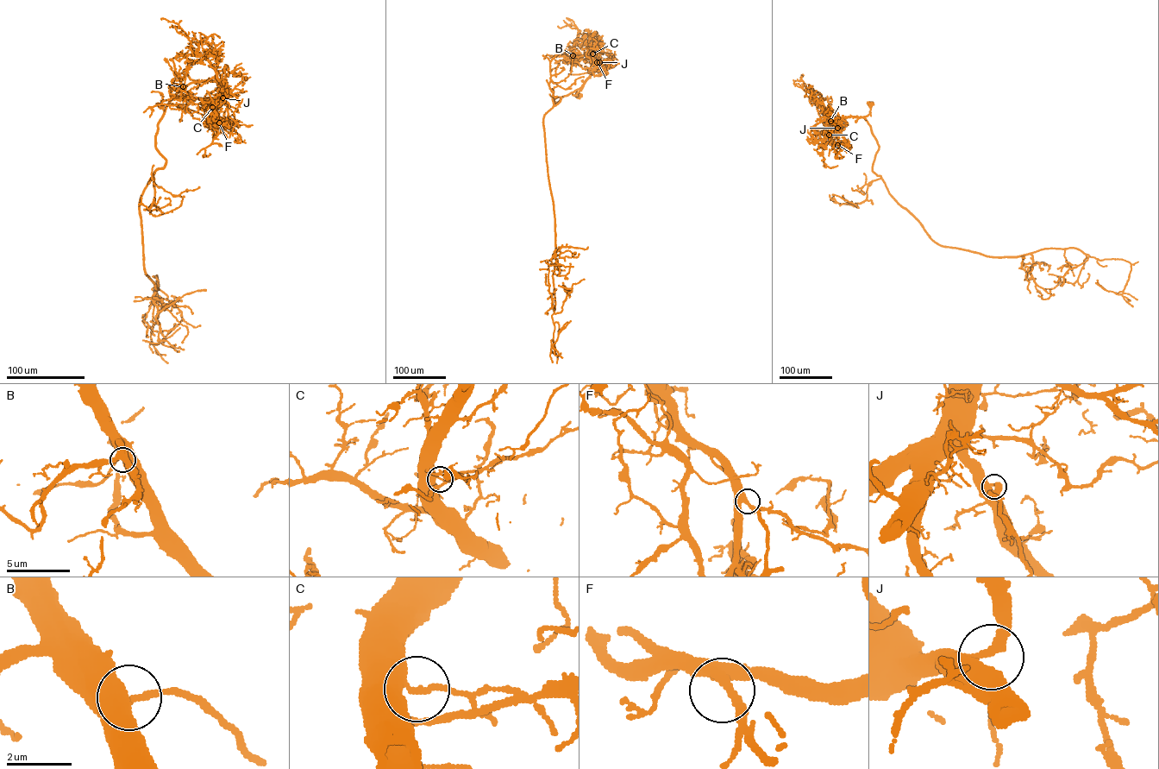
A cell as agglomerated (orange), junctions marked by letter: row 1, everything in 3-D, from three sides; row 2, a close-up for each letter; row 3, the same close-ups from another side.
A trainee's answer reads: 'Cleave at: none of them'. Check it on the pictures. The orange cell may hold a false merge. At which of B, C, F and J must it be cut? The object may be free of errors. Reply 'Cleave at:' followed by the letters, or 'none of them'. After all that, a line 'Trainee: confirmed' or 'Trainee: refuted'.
Cleave at: C
Trainee: refuted

